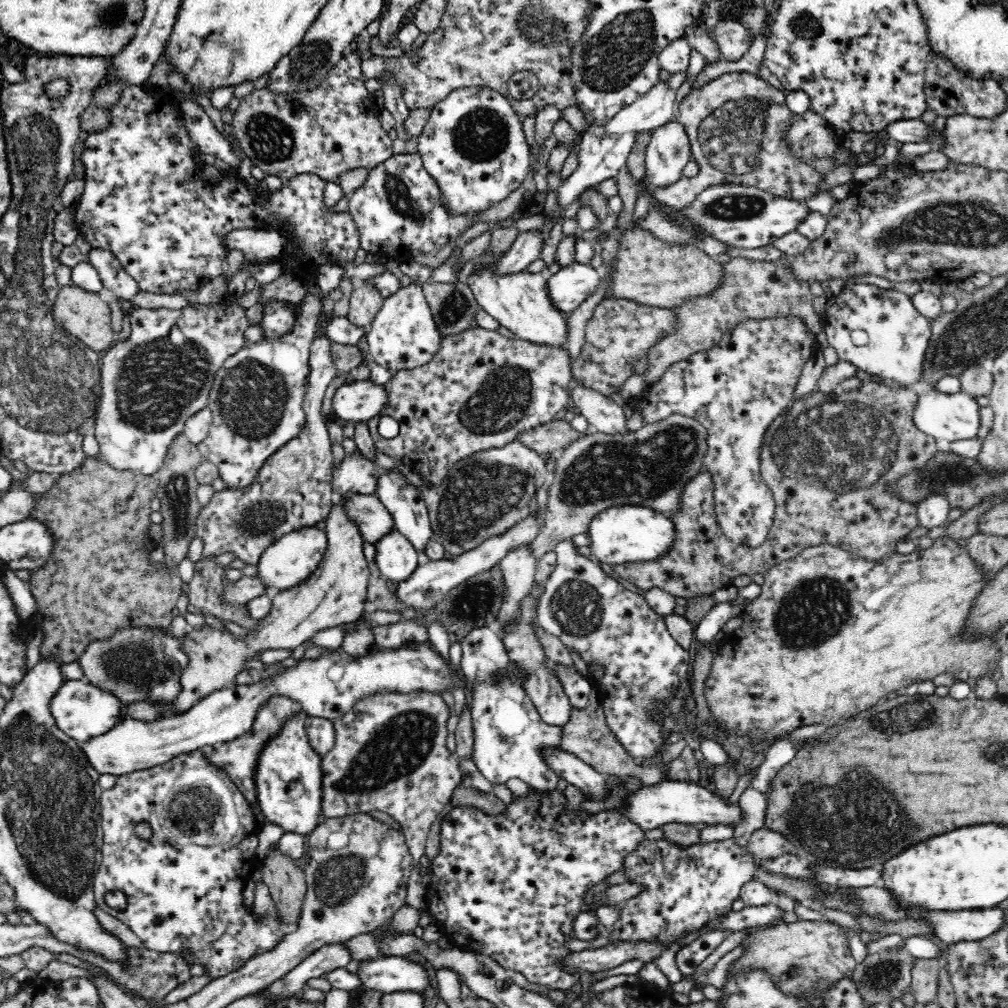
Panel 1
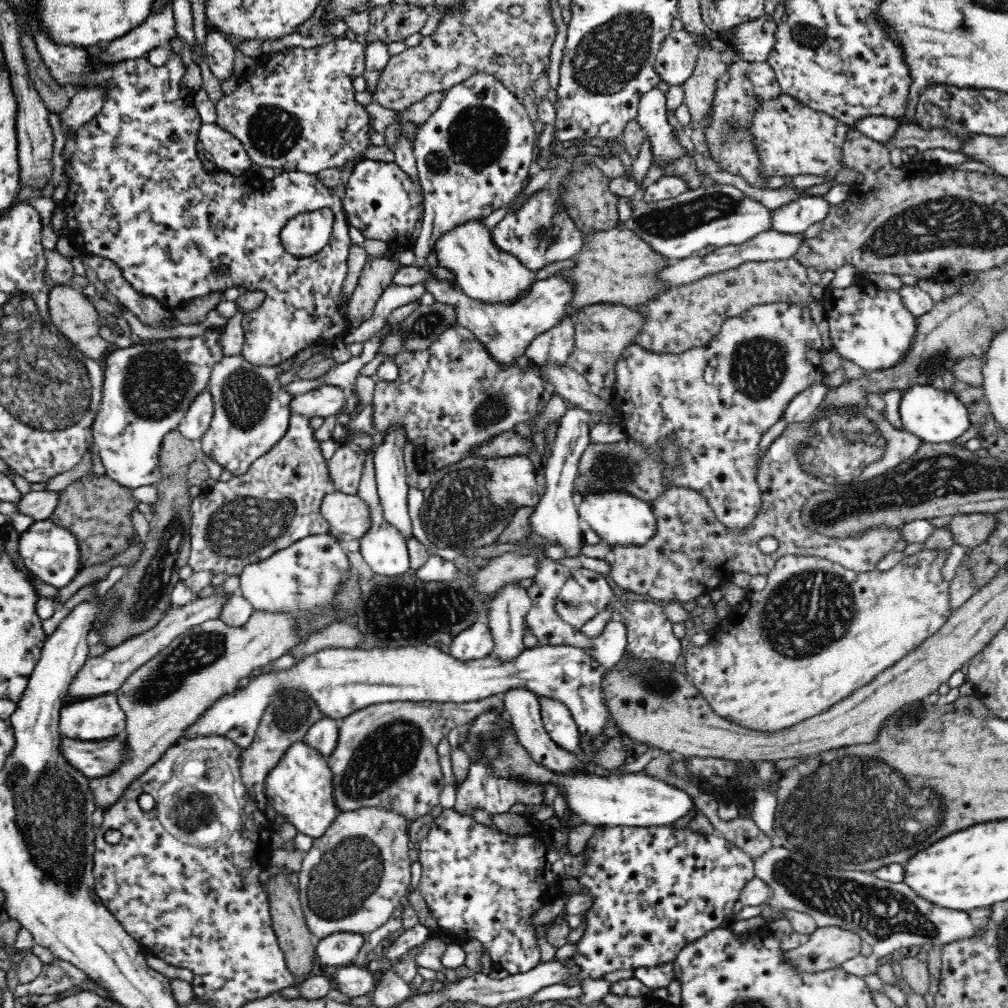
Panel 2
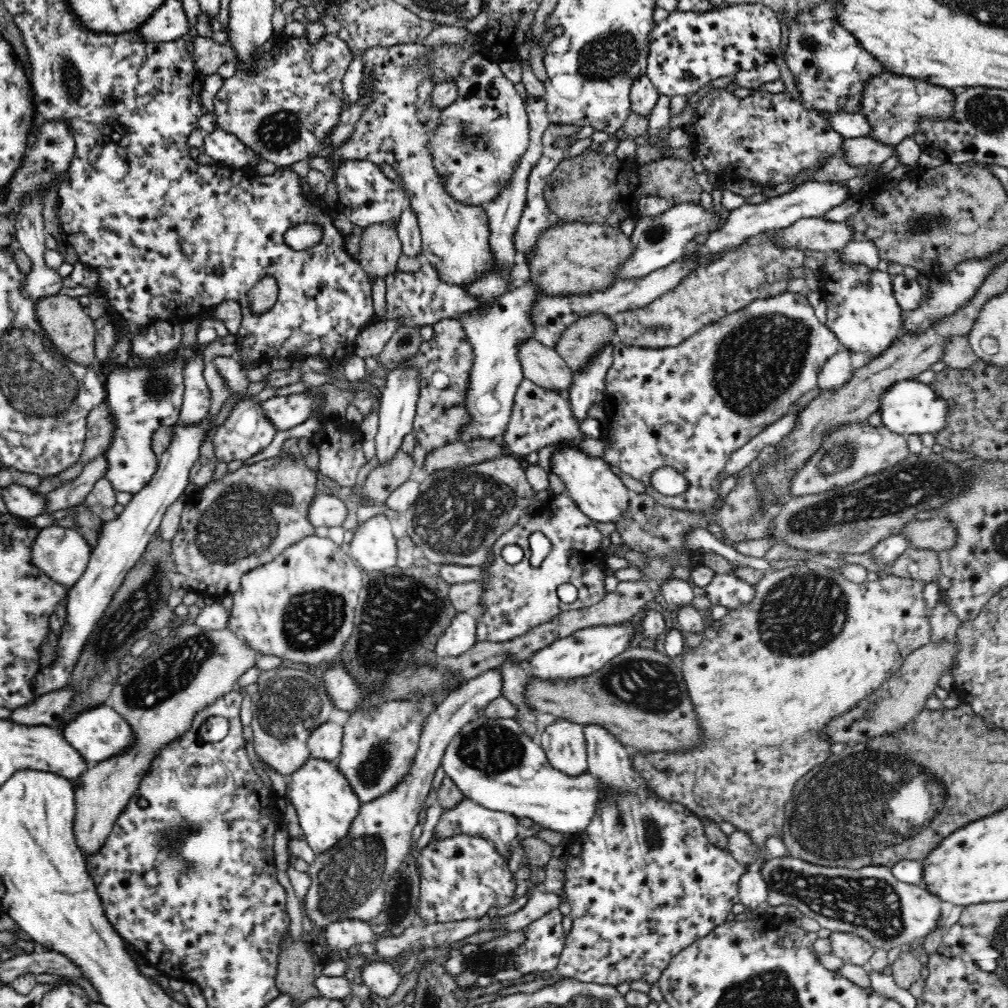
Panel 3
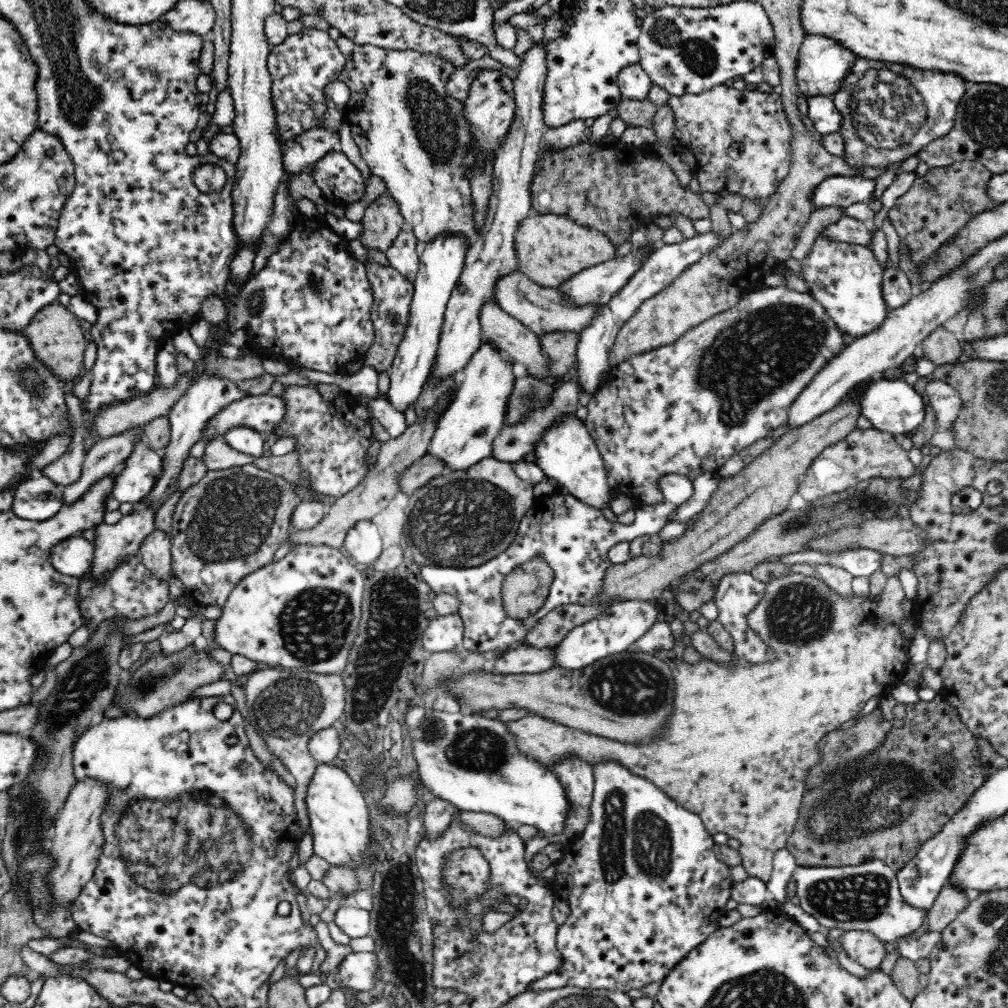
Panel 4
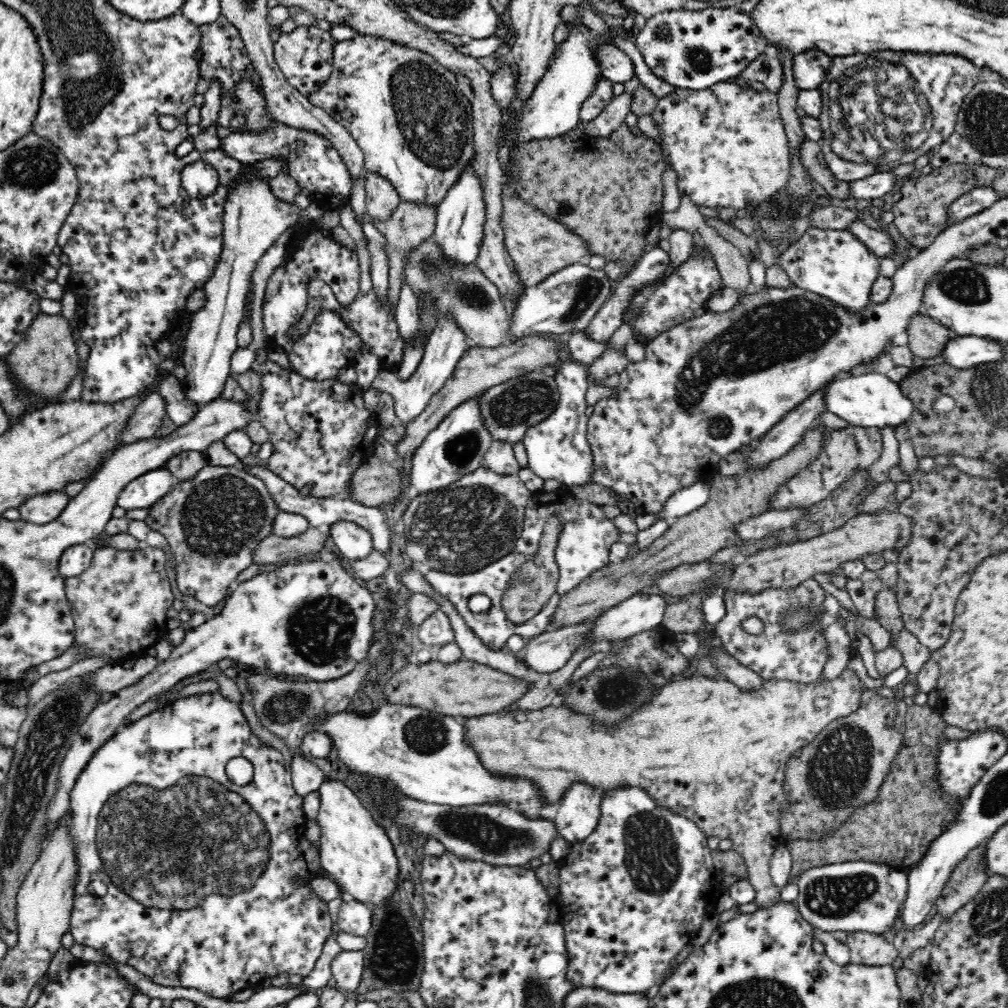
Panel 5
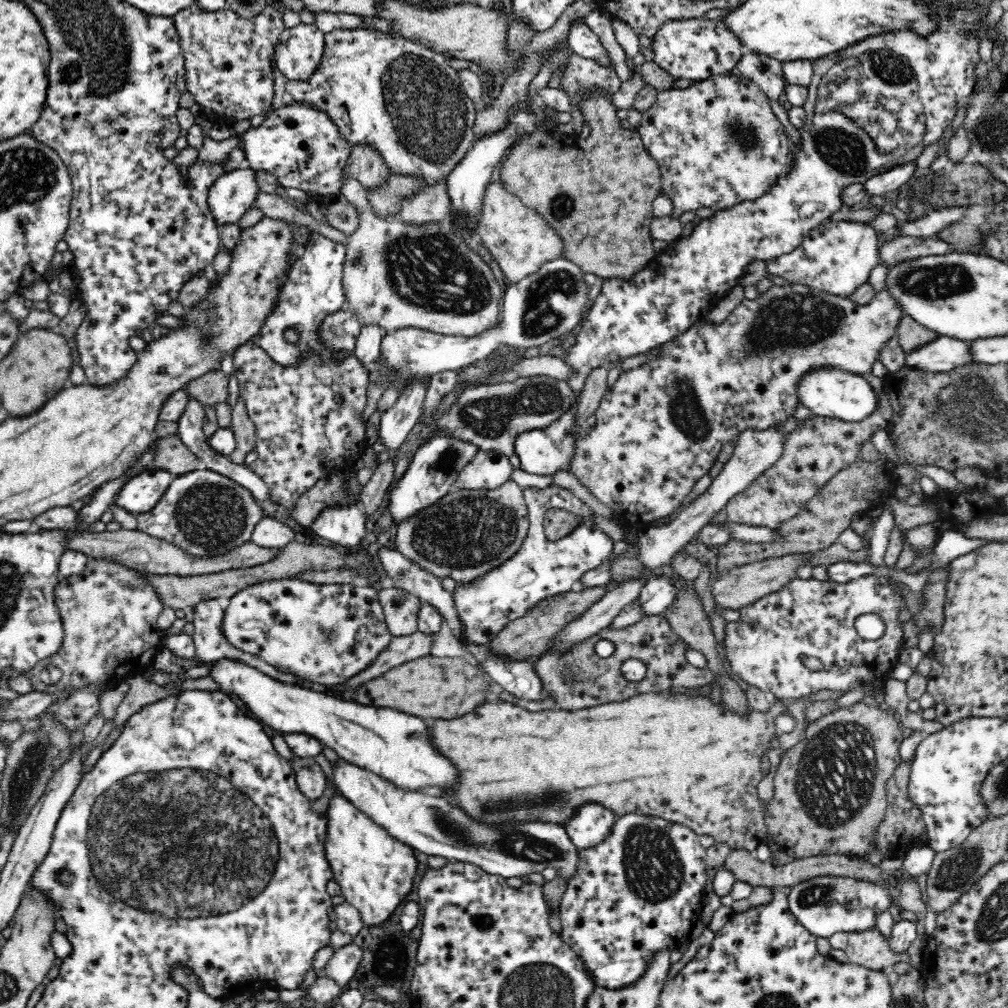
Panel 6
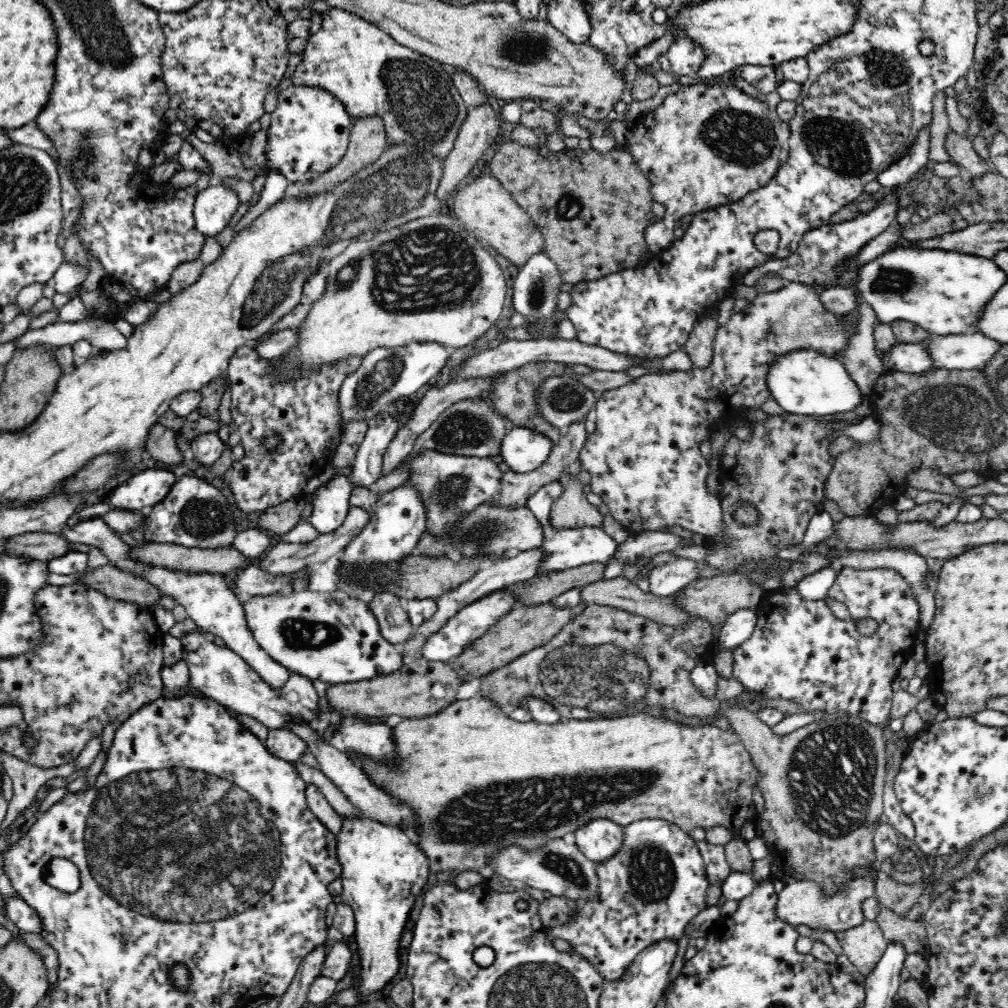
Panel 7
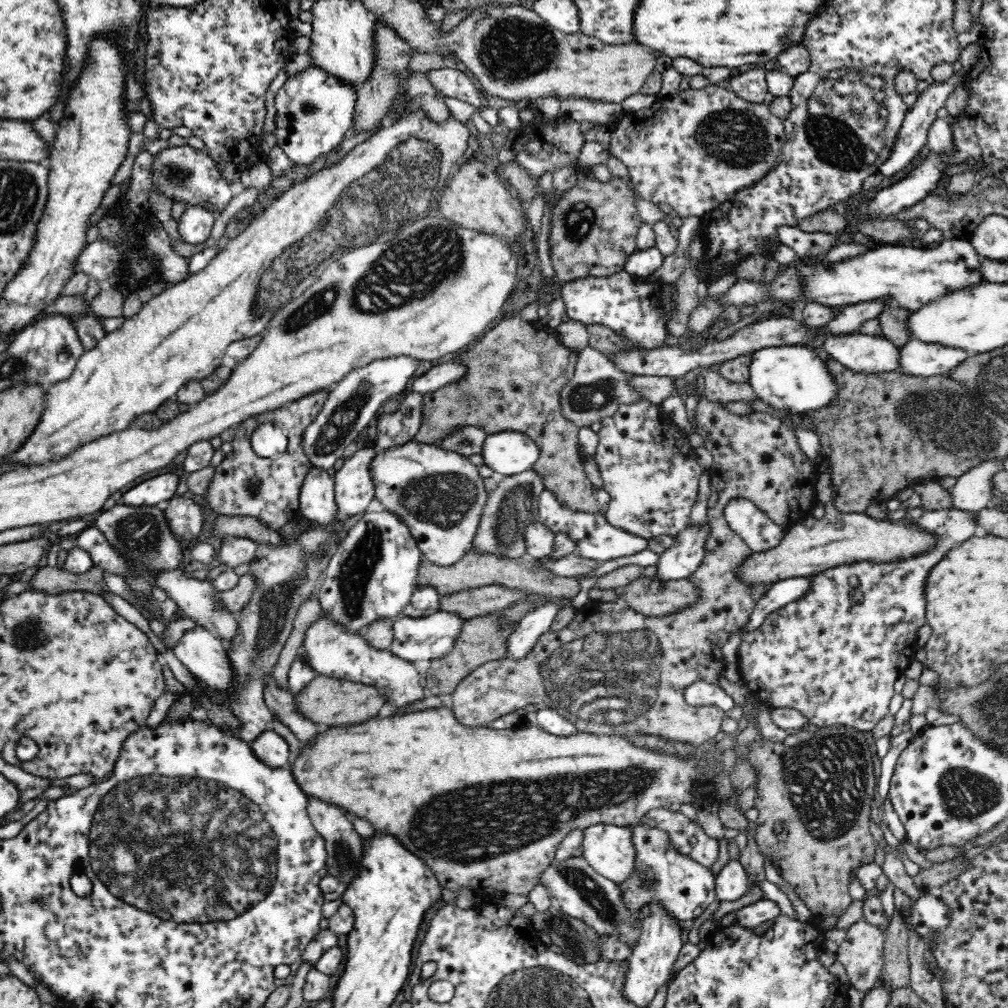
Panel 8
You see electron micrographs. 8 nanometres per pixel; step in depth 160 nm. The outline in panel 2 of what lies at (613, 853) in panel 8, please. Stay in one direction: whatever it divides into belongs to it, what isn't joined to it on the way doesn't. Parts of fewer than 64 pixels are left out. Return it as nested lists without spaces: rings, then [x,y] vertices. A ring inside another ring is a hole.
[[[540,697],[543,726],[556,746],[574,755],[582,754],[581,733],[572,712],[561,701]]]

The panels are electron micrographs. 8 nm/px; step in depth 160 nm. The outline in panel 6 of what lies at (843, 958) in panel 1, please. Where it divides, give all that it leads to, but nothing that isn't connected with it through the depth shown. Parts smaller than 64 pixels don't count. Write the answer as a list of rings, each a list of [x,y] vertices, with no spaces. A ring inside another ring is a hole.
[[[876,926],[863,932],[849,933],[845,953],[848,963],[862,965],[871,971],[882,971],[886,966],[897,963],[906,963],[911,968],[911,956],[907,952],[901,955],[892,953],[888,939],[876,929]]]

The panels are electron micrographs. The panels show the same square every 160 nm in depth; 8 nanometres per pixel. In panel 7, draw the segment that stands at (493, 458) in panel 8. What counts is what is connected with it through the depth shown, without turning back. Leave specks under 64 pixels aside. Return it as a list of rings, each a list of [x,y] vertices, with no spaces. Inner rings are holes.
[[[511,426],[500,442],[500,457],[512,472],[530,472],[551,454],[552,443],[532,429]]]

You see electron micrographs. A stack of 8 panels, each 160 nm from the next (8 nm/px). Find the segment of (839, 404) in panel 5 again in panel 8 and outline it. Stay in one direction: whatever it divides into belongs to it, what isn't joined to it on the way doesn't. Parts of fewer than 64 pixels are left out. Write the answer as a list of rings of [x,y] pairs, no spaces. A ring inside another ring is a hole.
[[[814,345],[771,346],[754,350],[748,364],[748,384],[757,398],[787,415],[804,414],[828,406],[836,398],[836,383],[814,351]]]

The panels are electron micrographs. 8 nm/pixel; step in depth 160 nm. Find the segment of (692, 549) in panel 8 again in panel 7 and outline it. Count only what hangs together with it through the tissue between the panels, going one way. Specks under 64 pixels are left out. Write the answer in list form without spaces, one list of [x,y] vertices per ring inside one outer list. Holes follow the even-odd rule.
[[[674,556],[648,572],[650,592],[659,597],[670,596],[686,584],[697,580],[699,562],[682,556]]]

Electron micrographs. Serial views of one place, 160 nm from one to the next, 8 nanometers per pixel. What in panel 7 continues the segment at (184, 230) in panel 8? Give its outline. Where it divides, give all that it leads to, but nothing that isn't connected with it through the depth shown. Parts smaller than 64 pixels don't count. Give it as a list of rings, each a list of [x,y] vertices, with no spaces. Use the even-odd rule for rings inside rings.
[[[225,186],[206,188],[197,194],[194,202],[194,225],[205,238],[214,237],[228,226],[241,203],[238,196]]]

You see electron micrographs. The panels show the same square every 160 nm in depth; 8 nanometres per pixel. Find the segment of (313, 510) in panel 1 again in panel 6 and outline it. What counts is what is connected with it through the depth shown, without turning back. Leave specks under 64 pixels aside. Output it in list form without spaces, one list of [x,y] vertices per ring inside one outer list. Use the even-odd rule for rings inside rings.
[[[201,467],[177,475],[154,508],[136,516],[140,532],[175,544],[192,556],[224,554],[250,541],[260,518],[262,510],[248,489]],[[210,599],[207,601],[199,602],[193,609],[194,611],[194,633],[191,635],[193,643],[195,644],[195,656],[193,658],[194,663],[197,663],[197,666],[202,666],[208,662],[214,662],[219,660],[219,658],[238,658],[238,660],[243,661],[246,665],[250,665],[257,670],[260,670],[263,674],[271,676],[279,682],[284,682],[285,684],[290,685],[301,685],[304,683],[304,679],[300,679],[298,676],[293,674],[284,674],[284,672],[278,671],[274,666],[267,664],[263,658],[256,657],[249,653],[244,653],[244,651],[232,646],[228,642],[226,636],[223,633],[223,618],[225,610],[223,610],[220,605],[218,605],[217,599]]]

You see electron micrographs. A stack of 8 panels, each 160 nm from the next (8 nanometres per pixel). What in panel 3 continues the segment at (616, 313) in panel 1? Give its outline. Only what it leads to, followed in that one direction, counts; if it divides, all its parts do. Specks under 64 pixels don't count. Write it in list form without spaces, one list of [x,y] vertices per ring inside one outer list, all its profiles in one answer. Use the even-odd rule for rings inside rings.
[[[600,314],[582,318],[560,334],[554,349],[569,369],[580,370],[606,342],[615,342],[614,328],[611,318]]]

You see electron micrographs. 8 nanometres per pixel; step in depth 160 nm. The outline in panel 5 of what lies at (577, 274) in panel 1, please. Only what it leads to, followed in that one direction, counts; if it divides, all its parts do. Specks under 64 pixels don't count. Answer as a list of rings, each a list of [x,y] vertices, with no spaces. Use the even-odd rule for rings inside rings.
[[[478,398],[467,400],[445,416],[432,432],[425,436],[413,454],[410,490],[423,495],[447,487],[482,467],[486,452],[492,446],[490,433],[482,427]]]

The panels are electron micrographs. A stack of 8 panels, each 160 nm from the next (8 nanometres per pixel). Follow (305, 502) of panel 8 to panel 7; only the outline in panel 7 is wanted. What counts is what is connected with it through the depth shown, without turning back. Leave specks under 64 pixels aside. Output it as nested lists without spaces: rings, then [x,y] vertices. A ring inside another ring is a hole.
[[[346,475],[332,477],[314,491],[304,494],[303,499],[312,508],[309,523],[321,534],[340,528],[351,507],[348,503],[350,494],[352,485]]]

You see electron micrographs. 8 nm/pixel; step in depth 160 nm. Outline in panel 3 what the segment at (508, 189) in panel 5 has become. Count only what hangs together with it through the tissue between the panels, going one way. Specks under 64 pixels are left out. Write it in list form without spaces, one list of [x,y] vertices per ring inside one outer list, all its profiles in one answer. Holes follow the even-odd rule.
[[[560,221],[539,232],[533,250],[526,253],[530,272],[528,281],[550,296],[588,294],[592,290],[610,286],[614,282],[612,274],[618,264],[622,264],[632,254],[632,242],[620,228]]]

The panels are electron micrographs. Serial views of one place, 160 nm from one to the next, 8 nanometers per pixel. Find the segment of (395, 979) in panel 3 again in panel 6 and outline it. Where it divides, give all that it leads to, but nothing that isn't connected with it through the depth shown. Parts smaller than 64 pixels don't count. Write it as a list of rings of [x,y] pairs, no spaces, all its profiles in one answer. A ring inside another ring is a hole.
[[[354,943],[333,947],[330,960],[321,975],[335,980],[340,986],[348,984],[361,963],[362,949]]]

